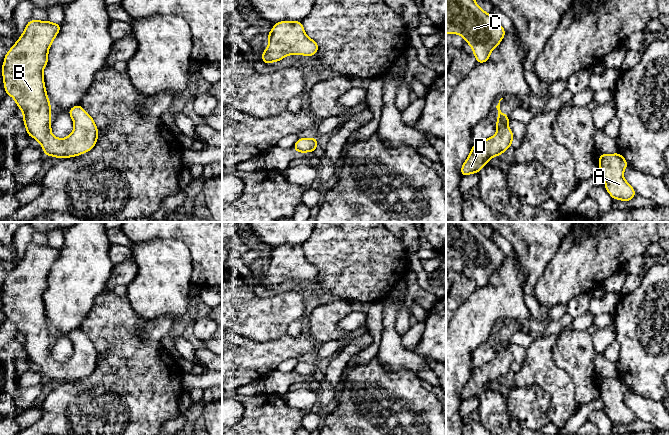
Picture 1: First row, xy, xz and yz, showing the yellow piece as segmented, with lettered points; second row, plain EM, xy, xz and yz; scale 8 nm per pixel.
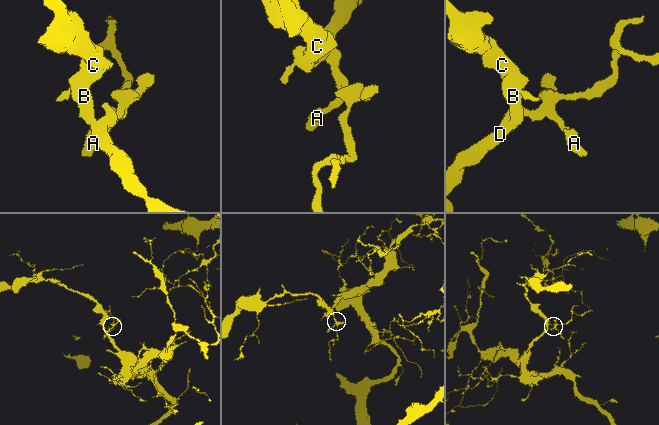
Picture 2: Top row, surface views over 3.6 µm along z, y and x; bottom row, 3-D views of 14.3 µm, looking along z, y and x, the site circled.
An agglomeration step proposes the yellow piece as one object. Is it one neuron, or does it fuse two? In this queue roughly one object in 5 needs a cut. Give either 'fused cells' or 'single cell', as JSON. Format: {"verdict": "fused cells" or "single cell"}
{"verdict": "single cell"}

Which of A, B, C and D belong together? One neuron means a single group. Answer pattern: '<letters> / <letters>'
A B C D

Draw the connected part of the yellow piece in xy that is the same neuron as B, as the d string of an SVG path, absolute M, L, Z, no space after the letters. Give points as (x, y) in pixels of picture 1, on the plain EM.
M30 244L20 262L6 277L2 289L2 299L6 318L10 319L15 324L18 332L23 335L27 359L40 367L46 380L69 382L86 377L96 369L98 352L93 342L81 329L76 329L68 335L74 347L72 357L63 363L52 359L50 342L52 331L45 313L43 294L48 287L49 272L60 252L60 248L51 247L49 244Z

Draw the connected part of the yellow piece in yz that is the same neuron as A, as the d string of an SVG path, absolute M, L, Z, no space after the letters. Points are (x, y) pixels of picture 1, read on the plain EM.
M619 376L599 379L599 390L605 404L604 411L613 423L630 425L634 422L636 415L623 400L628 386Z

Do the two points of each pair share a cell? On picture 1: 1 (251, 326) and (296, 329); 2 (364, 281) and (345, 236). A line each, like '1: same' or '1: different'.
1: different
2: same

